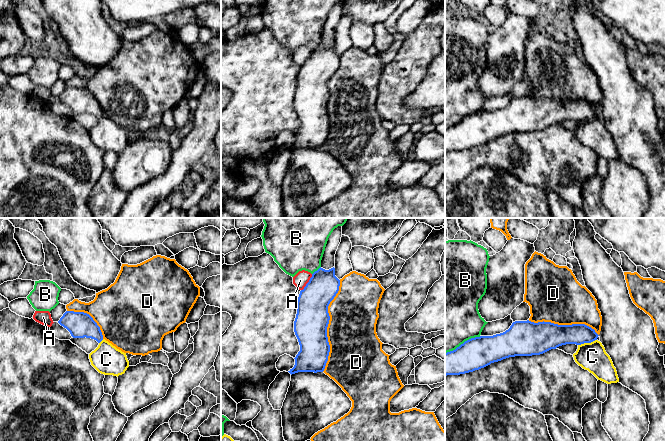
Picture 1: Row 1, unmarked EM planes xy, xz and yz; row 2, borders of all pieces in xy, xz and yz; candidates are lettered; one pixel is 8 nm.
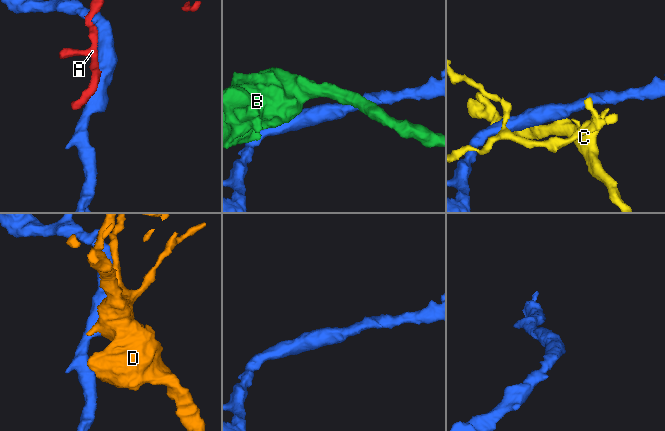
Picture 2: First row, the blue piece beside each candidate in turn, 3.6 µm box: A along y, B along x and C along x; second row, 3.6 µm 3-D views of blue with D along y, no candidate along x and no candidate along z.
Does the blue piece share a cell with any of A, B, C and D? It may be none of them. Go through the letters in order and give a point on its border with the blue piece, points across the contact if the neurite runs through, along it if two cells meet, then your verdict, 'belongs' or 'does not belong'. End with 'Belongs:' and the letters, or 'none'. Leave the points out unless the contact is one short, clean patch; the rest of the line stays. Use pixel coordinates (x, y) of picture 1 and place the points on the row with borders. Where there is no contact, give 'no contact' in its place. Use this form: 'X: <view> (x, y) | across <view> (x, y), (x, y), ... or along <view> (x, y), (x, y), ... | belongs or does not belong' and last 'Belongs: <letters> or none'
A: xz (308, 282) | does not belong
B: yz (463, 343) | does not belong
C: yz (587, 342) | along yz (596, 339), (578, 345) | does not belong
D: xz (327, 326) | does not belong
Belongs: none

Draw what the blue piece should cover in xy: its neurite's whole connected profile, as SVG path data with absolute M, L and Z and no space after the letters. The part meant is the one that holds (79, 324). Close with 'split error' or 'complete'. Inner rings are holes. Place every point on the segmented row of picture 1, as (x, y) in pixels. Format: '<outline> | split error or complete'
M66 311L58 323L66 328L73 338L91 338L100 343L103 335L93 318L84 312Z | complete

